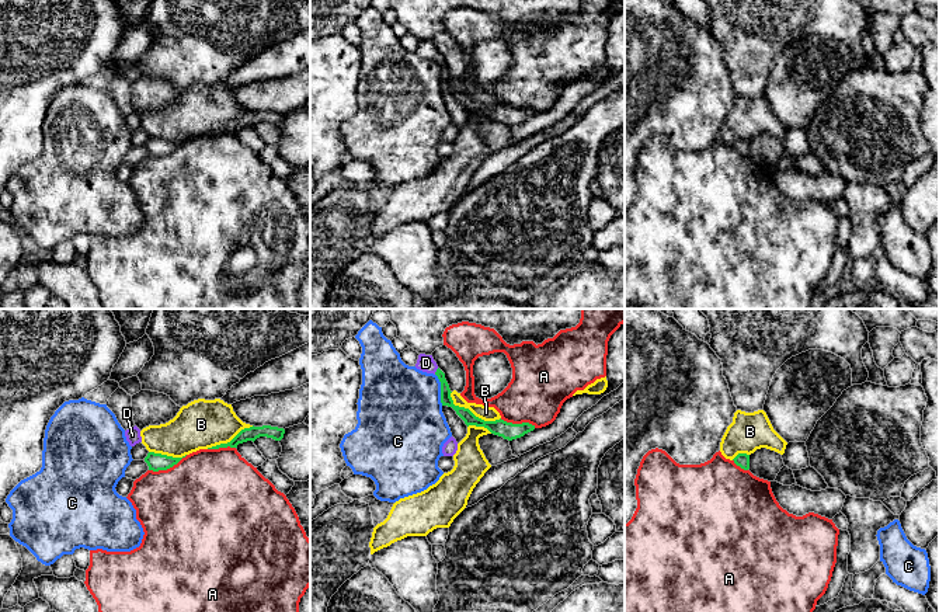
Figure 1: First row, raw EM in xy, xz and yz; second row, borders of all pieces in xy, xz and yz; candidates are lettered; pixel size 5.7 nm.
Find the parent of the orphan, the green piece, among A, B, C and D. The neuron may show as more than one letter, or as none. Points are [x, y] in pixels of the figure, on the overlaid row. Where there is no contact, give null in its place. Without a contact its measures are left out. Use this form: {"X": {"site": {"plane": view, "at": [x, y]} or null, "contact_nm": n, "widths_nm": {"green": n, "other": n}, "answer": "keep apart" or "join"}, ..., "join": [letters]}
{"A": {"site": {"plane": "xy", "at": [167, 468]}, "contact_nm": 240, "widths_nm": {"green": 100, "other": 480}, "answer": "keep apart"}, "B": {"site": {"plane": "xz", "at": [470, 411]}, "contact_nm": 320, "widths_nm": {"green": 100, "other": 90}, "answer": "join"}, "C": {"site": {"plane": "xz", "at": [441, 389]}, "contact_nm": 190, "widths_nm": {"green": 70, "other": 460}, "answer": "keep apart"}, "D": {"site": {"plane": "xz", "at": [437, 371]}, "contact_nm": 50, "widths_nm": {"green": 60, "other": 100}, "answer": "keep apart"}, "join": ["B"]}

